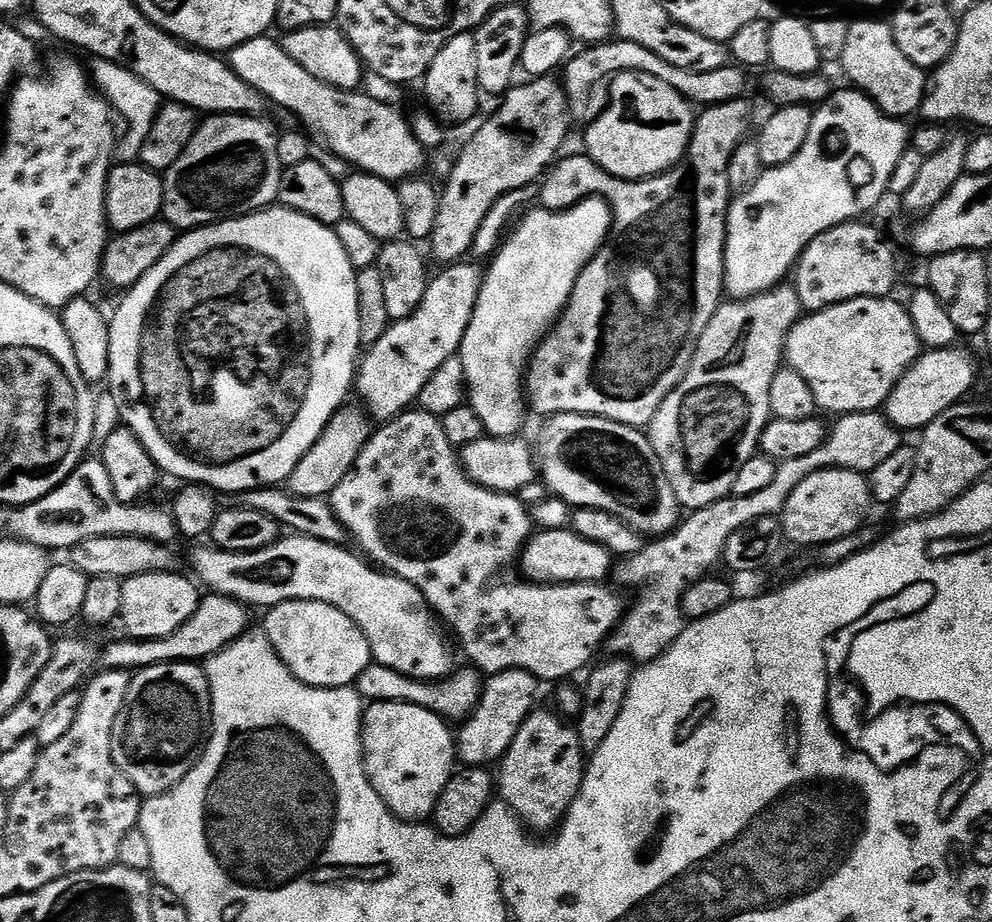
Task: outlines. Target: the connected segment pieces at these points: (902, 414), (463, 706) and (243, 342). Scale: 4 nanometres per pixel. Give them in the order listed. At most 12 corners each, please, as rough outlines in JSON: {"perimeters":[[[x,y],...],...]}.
{"perimeters":[[[960,346],[925,351],[882,411],[922,430],[971,393],[976,364]],[[373,662],[354,687],[368,702],[413,704],[463,722],[476,711],[481,673],[457,667],[415,680]],[[273,206],[111,313],[161,473],[283,485],[345,407],[357,271]]]}

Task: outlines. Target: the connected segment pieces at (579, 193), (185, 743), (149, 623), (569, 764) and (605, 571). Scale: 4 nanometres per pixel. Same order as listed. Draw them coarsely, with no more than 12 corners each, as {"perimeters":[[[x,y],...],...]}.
{"perimeters":[[[747,99],[675,168],[587,154],[539,207],[612,230],[526,369],[540,418],[647,429],[722,303]],[[199,663],[139,669],[112,753],[141,797],[169,792],[212,730]],[[176,572],[123,581],[120,620],[131,639],[169,636],[201,589]],[[532,711],[499,761],[525,829],[560,827],[586,754],[563,715]],[[567,527],[537,531],[520,553],[538,584],[599,584],[606,546]]]}

